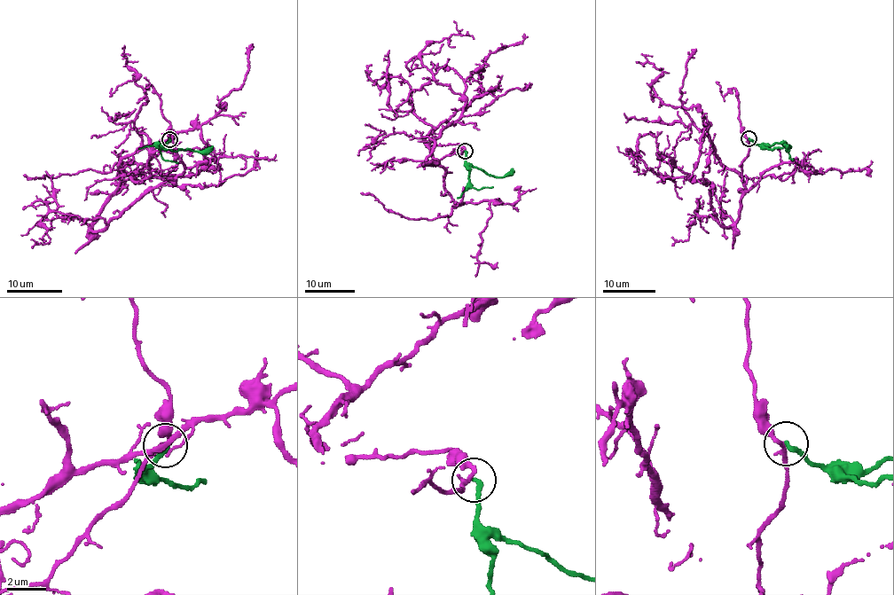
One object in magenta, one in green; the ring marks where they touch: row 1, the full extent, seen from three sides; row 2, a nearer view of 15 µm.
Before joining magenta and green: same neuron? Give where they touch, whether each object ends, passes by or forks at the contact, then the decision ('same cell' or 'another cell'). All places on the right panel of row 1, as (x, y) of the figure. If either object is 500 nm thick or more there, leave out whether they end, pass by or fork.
place (748, 138); magenta passes by; green ends; another cell

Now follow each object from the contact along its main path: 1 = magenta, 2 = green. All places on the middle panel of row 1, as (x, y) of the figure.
1: (465, 151), (429, 164), (433, 144), (457, 122), (465, 98), (435, 81), (420, 55), (451, 35), (474, 38)
2: (465, 151), (466, 162), (489, 175), (505, 177), (512, 168)

